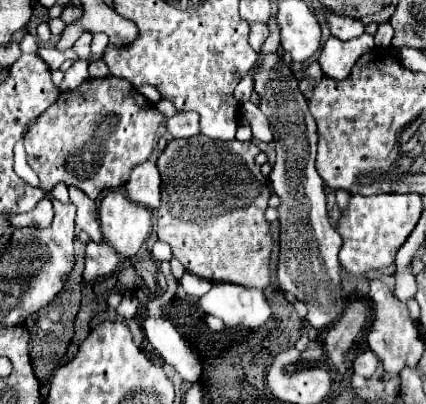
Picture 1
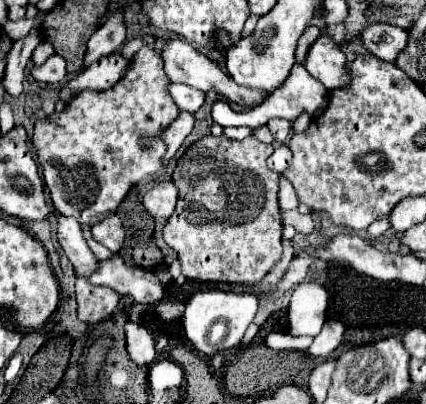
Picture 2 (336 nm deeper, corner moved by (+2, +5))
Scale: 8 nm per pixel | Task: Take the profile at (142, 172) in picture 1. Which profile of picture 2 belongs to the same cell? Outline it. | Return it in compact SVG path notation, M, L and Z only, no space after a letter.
M158 182L144 194L144 208L152 218L170 218L178 200L178 190L172 182Z

